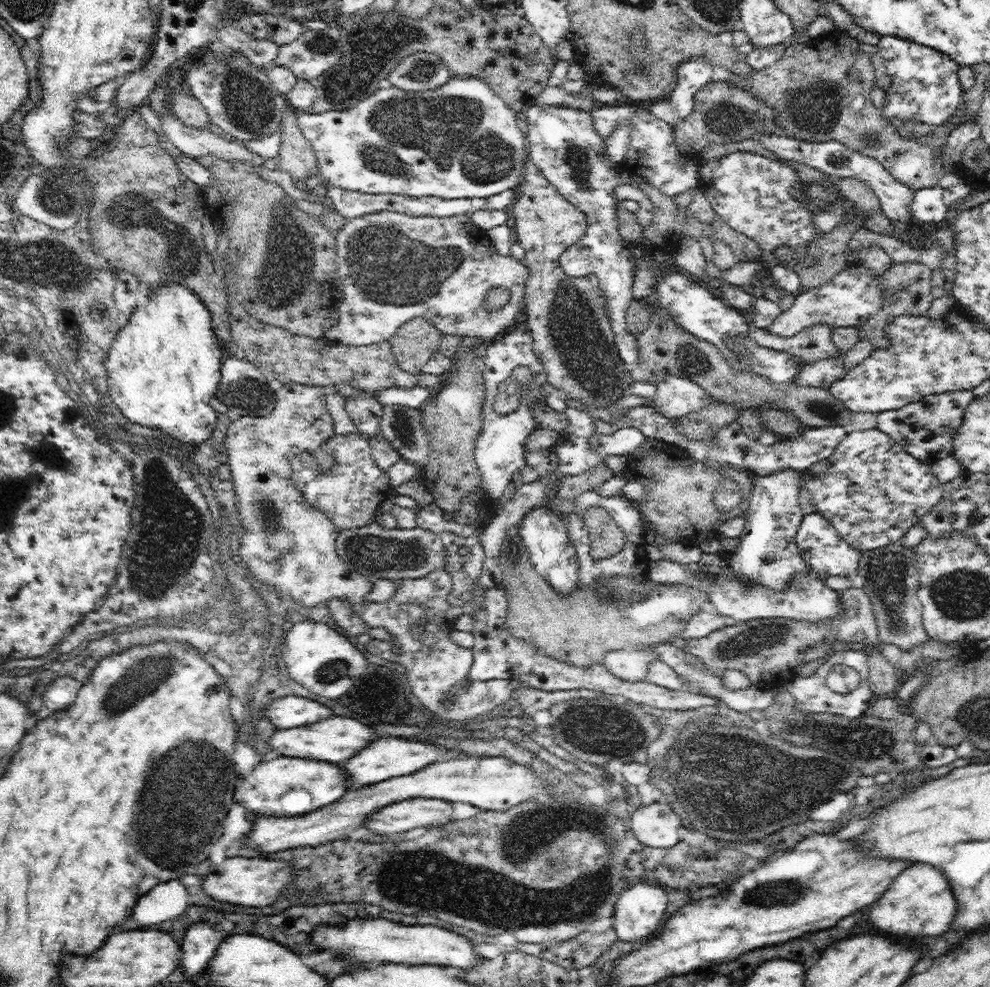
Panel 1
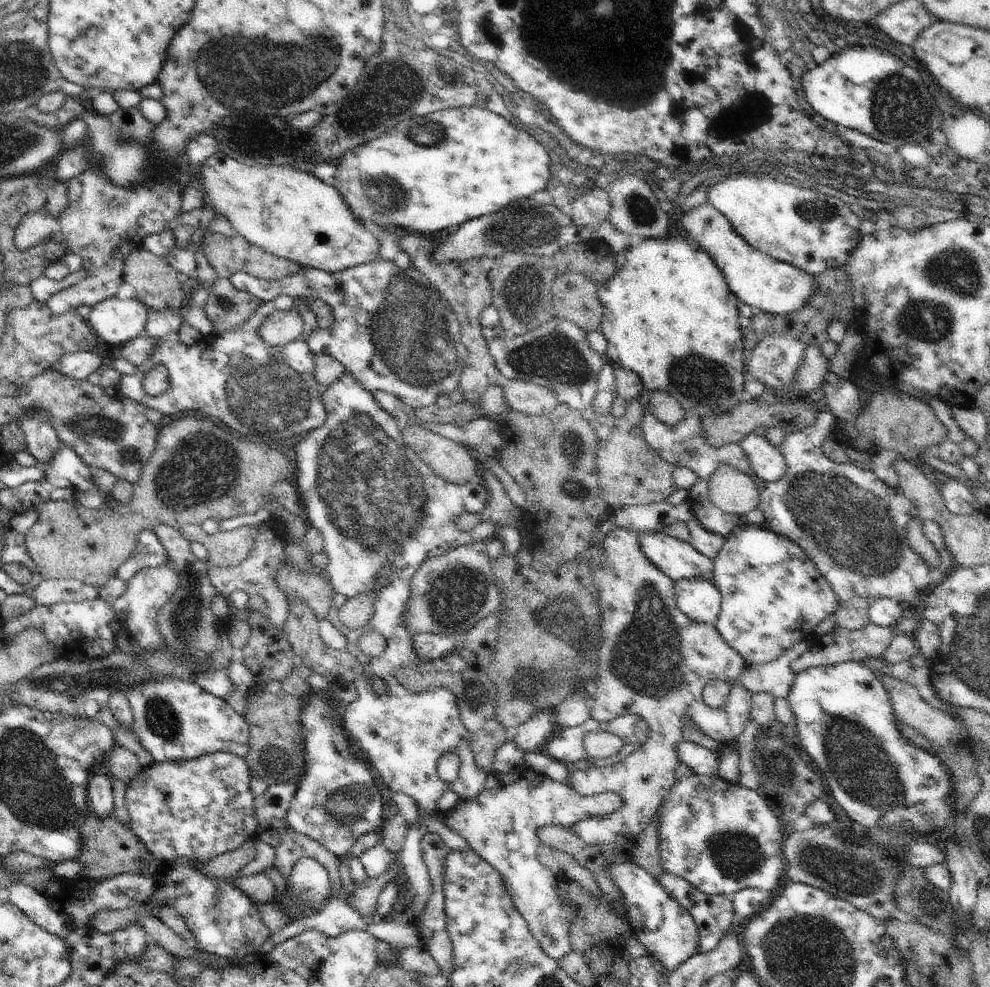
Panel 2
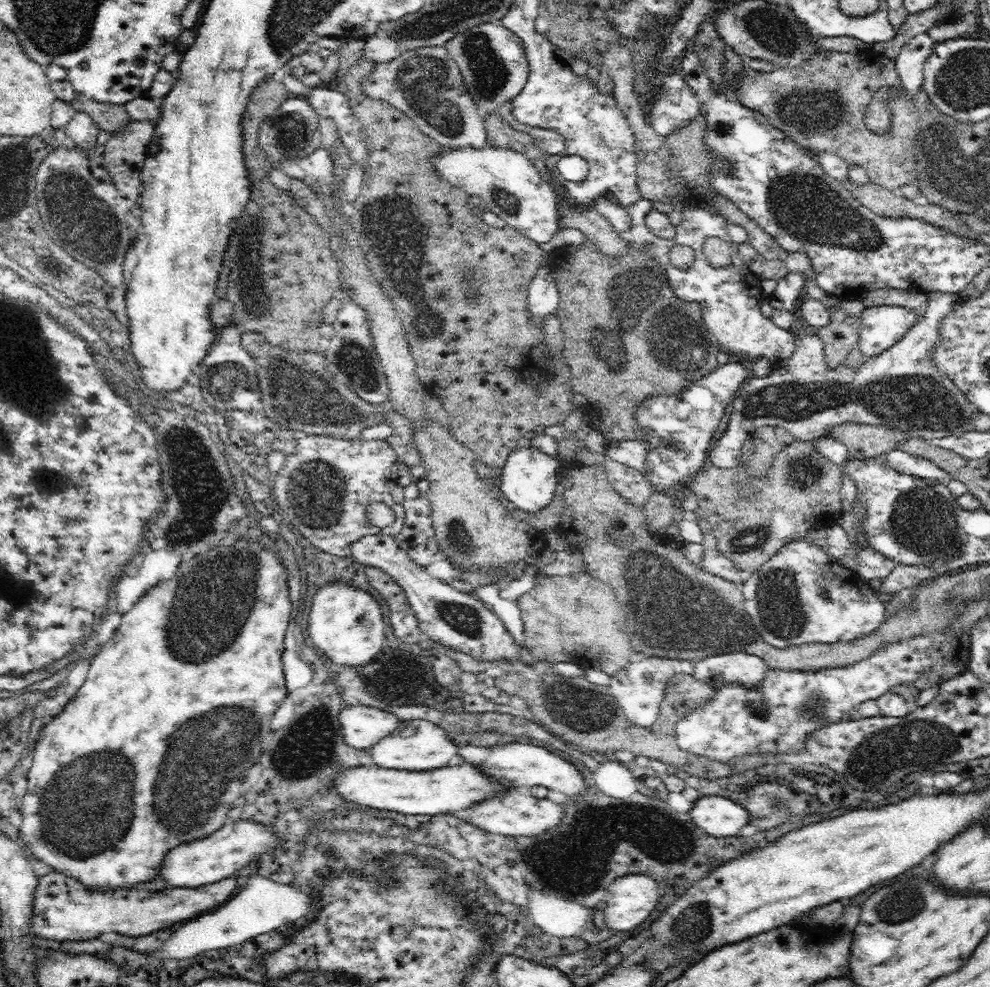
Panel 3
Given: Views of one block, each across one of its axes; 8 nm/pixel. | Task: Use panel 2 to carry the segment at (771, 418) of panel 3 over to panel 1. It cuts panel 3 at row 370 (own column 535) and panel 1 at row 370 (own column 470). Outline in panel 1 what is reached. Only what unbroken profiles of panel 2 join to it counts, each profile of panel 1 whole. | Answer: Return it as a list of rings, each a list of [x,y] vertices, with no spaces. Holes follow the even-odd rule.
[[[843,355],[824,357],[813,363],[800,364],[800,373],[794,379],[796,385],[828,390],[836,380],[841,380],[847,374]]]

